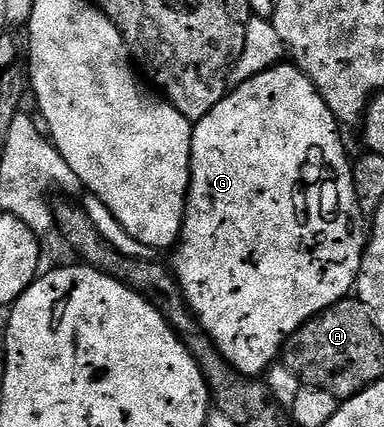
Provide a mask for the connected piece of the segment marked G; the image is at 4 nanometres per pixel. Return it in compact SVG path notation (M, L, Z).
M284 61L266 69L245 83L237 83L229 90L206 117L202 117L192 128L192 176L188 182L188 200L184 206L184 224L180 238L174 248L171 270L180 285L180 292L188 307L196 315L205 335L209 335L214 345L239 375L245 377L263 376L263 371L272 362L281 358L284 342L304 323L309 323L315 315L321 315L328 307L333 307L339 299L347 299L353 294L356 278L362 265L366 246L366 219L360 214L356 204L352 166L344 139L340 136L341 124L336 122L334 113L322 101L318 89L291 62Z

